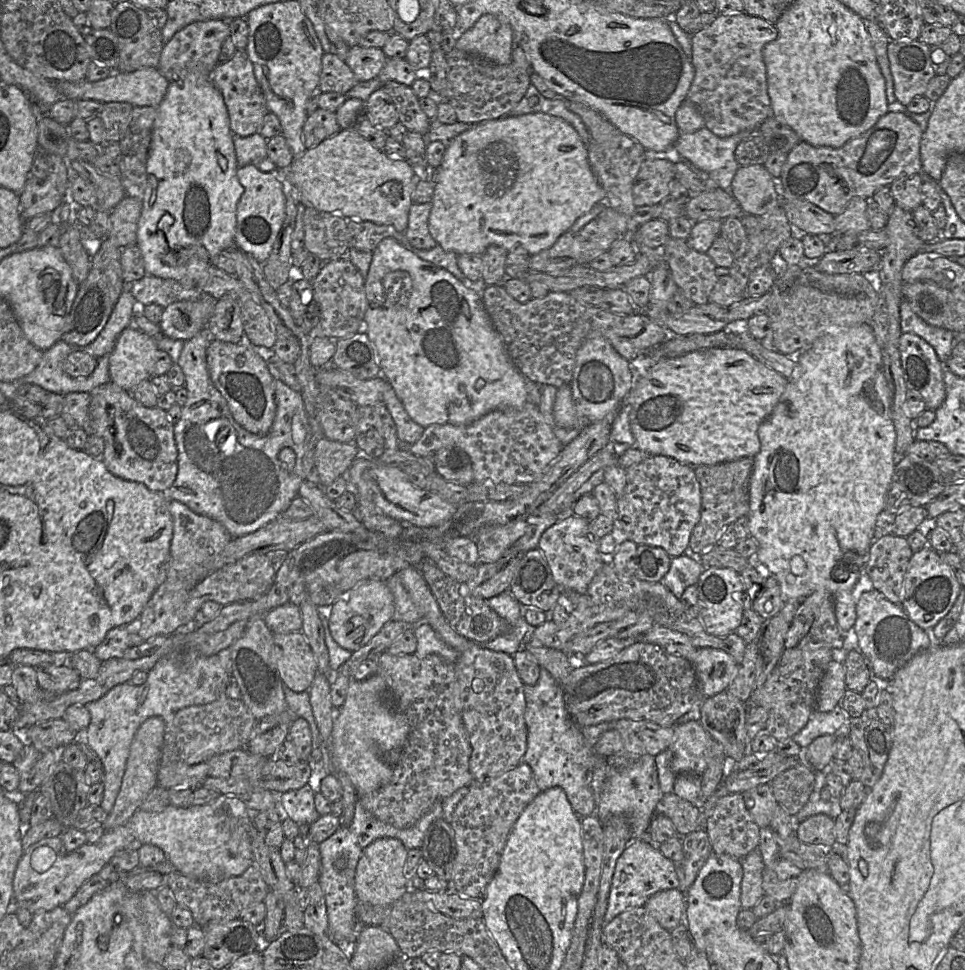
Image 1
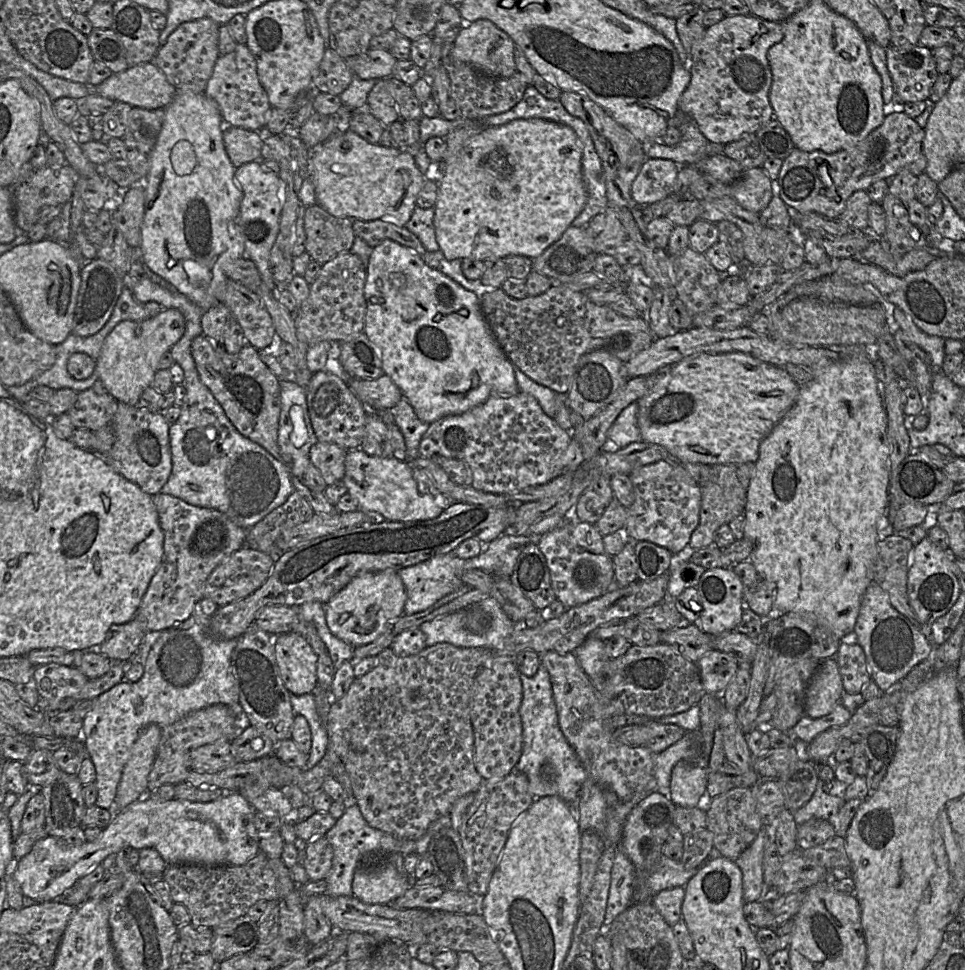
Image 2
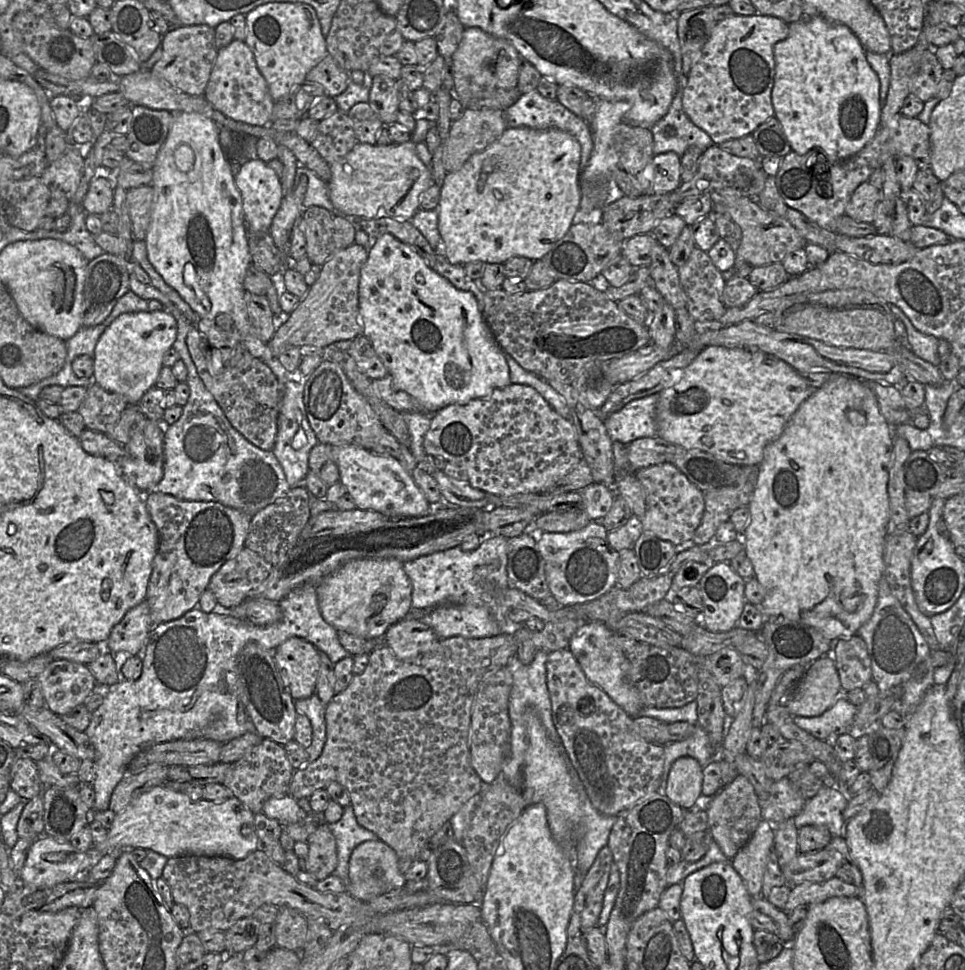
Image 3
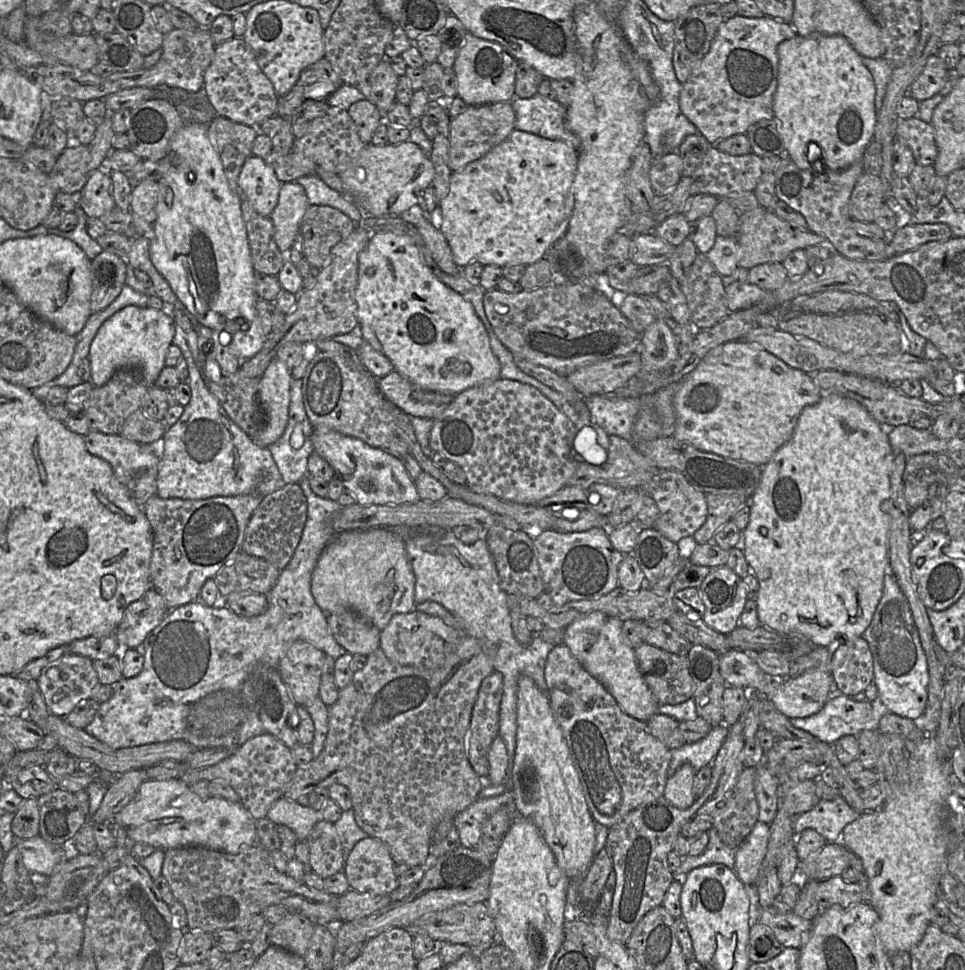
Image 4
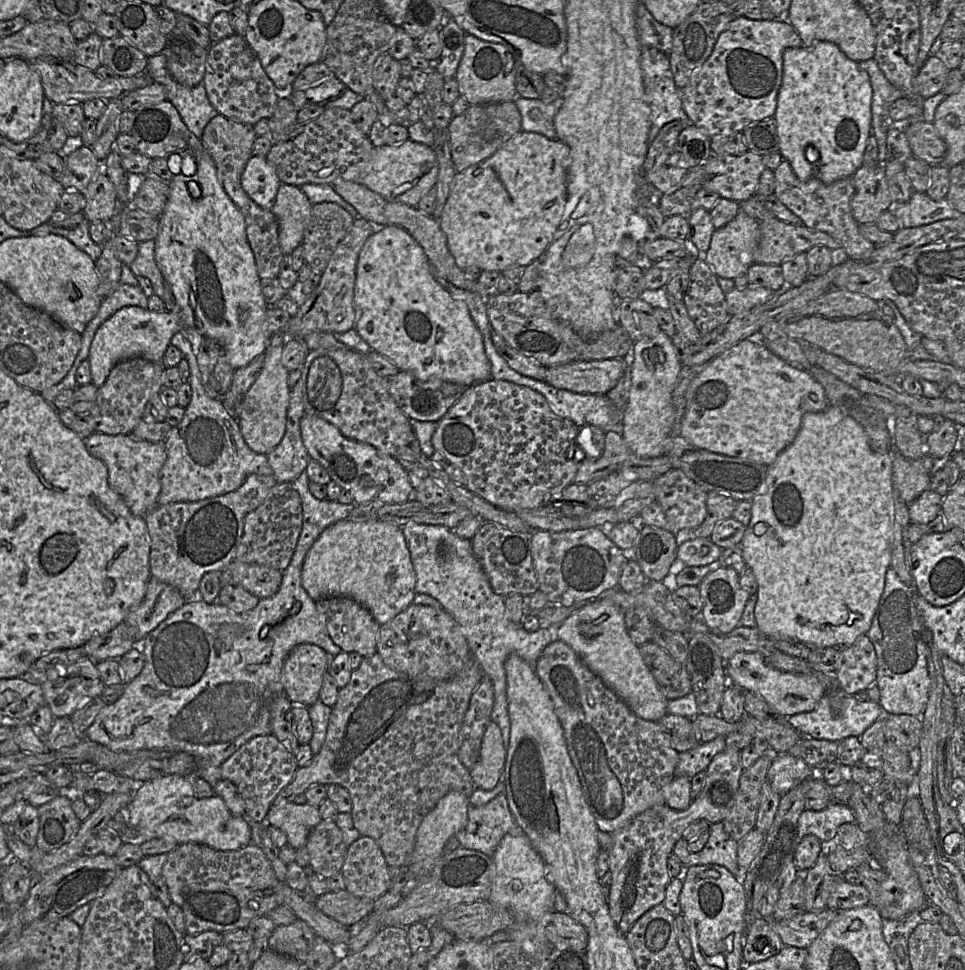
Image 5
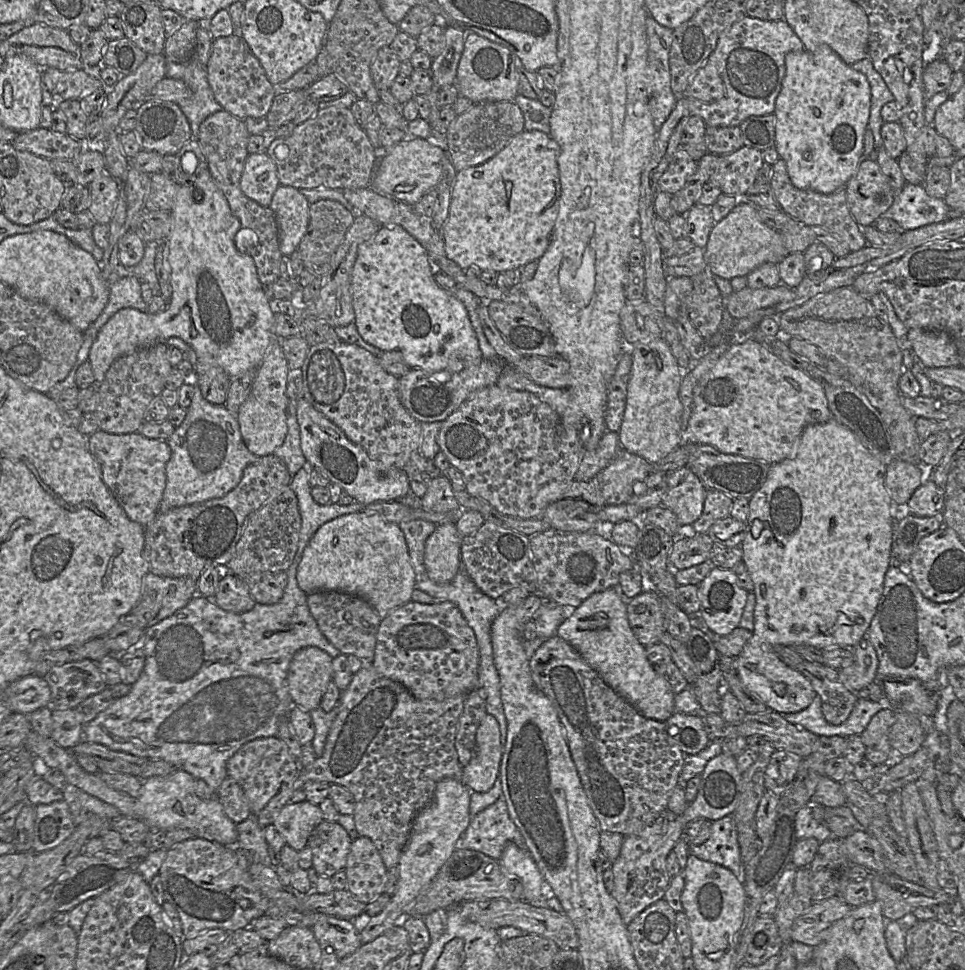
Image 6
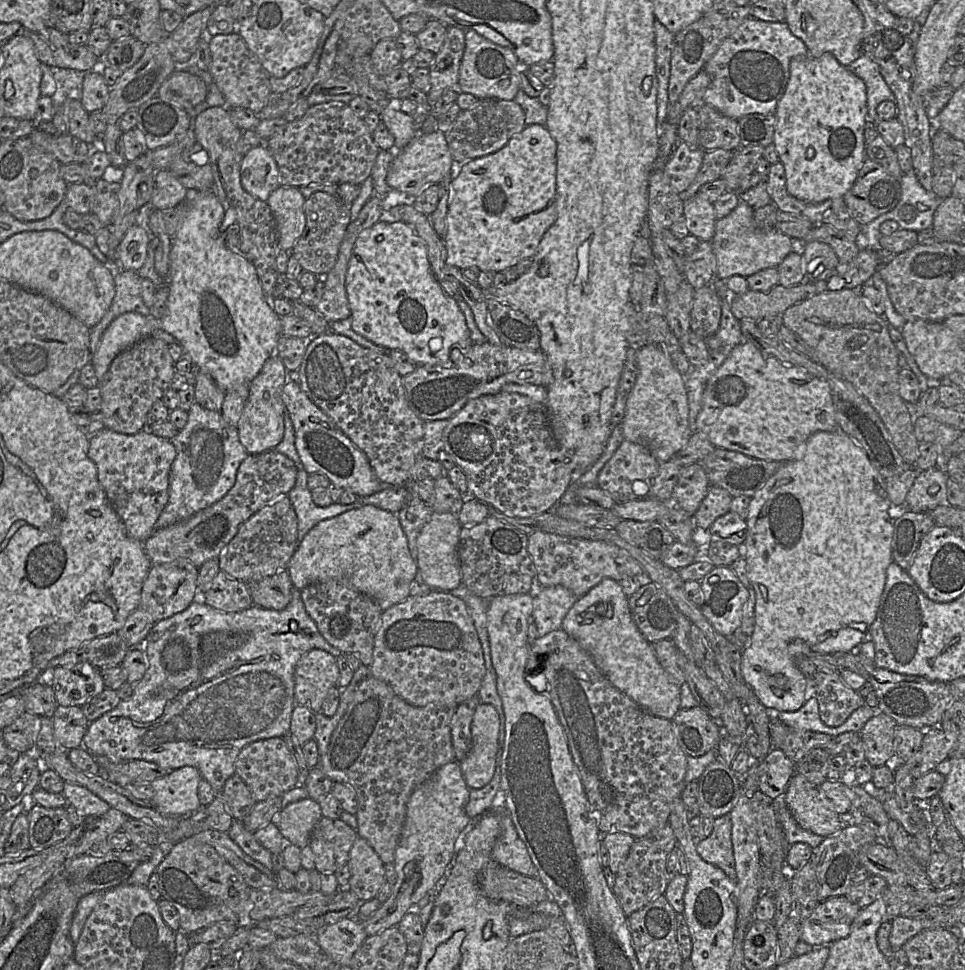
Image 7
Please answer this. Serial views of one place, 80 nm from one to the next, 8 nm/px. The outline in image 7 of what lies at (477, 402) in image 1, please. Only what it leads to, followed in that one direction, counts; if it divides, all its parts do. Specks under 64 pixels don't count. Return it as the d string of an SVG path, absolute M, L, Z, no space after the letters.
M381 219L359 234L348 264L346 291L353 329L375 344L402 350L418 365L443 364L452 348L474 344L457 301L444 292L432 270L424 240L405 222Z

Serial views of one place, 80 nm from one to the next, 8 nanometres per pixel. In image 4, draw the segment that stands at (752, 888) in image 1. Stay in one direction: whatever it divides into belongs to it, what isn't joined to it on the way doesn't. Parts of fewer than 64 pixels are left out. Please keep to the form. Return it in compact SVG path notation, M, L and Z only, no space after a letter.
M758 821L744 842L736 849L735 873L745 886L756 886L767 852L770 825Z

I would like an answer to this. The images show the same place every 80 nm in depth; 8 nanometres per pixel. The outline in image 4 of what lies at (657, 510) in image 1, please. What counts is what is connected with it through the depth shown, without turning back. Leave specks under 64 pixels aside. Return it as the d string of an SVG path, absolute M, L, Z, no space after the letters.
M661 469L644 486L644 491L659 509L659 516L653 528L672 542L677 543L683 537L693 536L706 521L708 510L705 494L690 484L678 471Z

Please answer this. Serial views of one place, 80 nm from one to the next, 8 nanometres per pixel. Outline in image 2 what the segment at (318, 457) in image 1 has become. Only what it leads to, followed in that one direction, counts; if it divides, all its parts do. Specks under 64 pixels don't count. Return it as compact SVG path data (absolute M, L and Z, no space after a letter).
M321 441L310 448L310 462L319 470L327 485L343 479L347 451L336 444Z

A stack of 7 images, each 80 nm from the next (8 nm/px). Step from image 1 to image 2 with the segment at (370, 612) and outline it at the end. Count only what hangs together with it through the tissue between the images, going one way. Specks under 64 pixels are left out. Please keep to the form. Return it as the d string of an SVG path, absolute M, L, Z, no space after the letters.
M386 569L355 576L326 604L326 622L331 633L351 646L358 647L376 640L386 625L404 613L406 589L398 571Z

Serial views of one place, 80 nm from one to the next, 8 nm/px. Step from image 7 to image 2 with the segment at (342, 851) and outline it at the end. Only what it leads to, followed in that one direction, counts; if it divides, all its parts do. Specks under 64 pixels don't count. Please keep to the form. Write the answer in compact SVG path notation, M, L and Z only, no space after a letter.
M325 836L317 837L307 843L306 860L303 864L309 881L326 878L332 867L333 848Z

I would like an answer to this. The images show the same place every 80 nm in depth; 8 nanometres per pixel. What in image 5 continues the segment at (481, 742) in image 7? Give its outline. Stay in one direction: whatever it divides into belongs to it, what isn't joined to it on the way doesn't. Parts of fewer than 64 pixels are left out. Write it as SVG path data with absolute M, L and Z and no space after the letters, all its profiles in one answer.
M491 720L482 738L479 759L469 771L475 787L490 791L502 781L505 759L500 728Z

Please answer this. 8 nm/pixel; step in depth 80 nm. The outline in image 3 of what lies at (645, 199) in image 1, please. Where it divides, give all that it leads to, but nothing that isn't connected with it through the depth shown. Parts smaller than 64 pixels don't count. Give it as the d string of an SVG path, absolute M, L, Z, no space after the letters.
M675 152L654 155L645 168L649 181L649 194L670 193L682 182L680 179L680 157Z

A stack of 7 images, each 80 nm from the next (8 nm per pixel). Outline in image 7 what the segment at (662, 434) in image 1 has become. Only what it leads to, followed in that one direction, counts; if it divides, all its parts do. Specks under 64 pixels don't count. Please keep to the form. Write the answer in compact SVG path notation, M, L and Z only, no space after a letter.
M752 342L736 346L710 378L703 394L697 430L705 433L715 447L741 452L766 461L789 461L802 458L808 438L815 432L838 429L828 382L803 367L787 367L775 356L764 354Z

